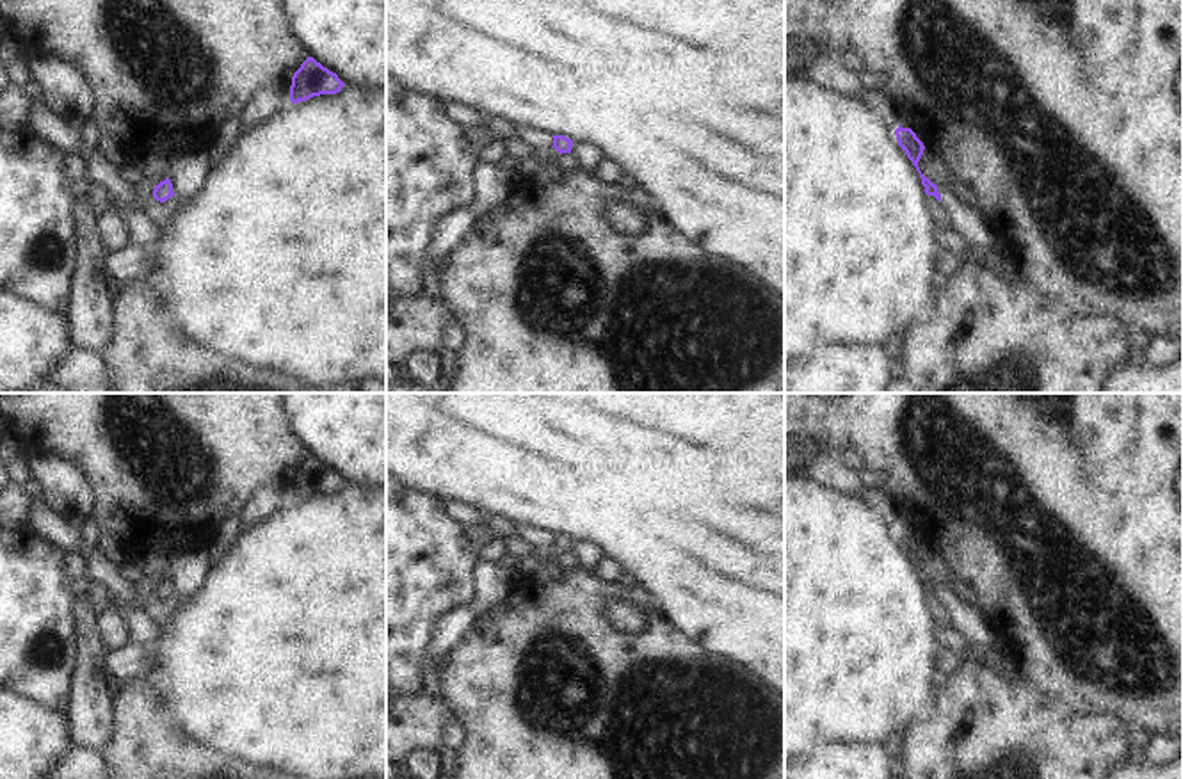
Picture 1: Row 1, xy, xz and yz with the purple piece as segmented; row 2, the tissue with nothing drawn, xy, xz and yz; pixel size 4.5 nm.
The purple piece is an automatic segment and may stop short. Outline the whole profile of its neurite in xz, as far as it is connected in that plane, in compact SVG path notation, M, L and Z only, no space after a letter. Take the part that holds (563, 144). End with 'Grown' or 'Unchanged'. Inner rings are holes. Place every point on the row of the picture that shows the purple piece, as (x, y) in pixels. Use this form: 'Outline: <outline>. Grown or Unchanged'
Outline: M553 135L553 146L543 151L519 142L516 137L503 141L505 155L511 155L514 158L535 155L539 158L551 160L551 162L562 153L571 153L571 146L573 141L564 135Z. Grown.

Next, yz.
Outline: M911 128L895 130L898 146L905 151L907 158L913 162L916 171L920 173L921 185L925 187L927 196L934 196L943 208L950 213L954 229L961 233L971 245L980 247L989 253L1005 253L1002 240L994 237L989 222L984 219L978 208L971 208L955 199L955 196L945 189L934 185L929 178L925 178L918 167L918 162L923 155L923 142L916 137Z. Grown.

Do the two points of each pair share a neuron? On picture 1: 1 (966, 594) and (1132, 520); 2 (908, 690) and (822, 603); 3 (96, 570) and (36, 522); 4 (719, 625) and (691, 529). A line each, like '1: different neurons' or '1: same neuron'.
1: different neurons
2: same neuron
3: same neuron
4: same neuron

